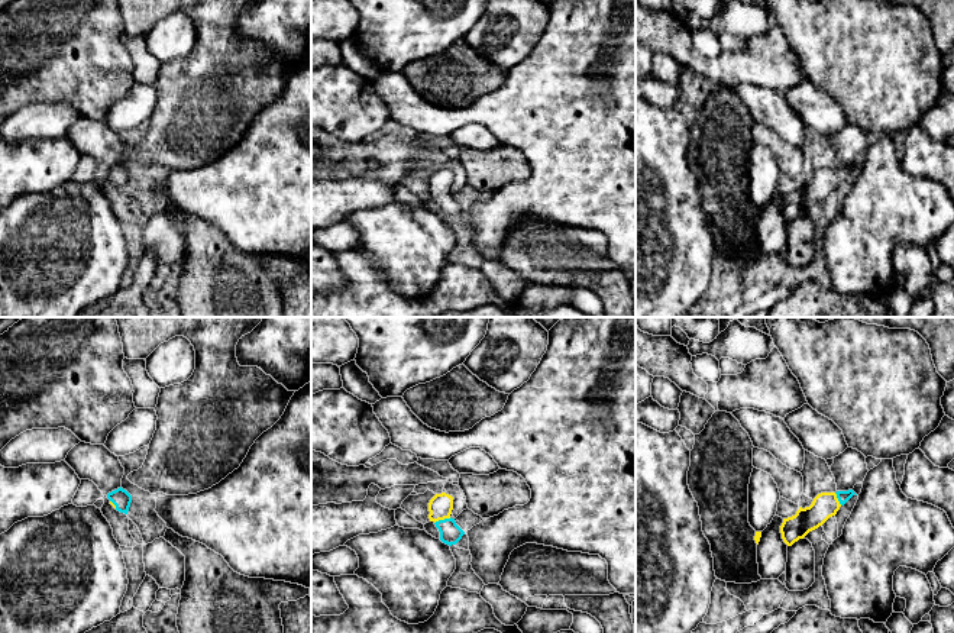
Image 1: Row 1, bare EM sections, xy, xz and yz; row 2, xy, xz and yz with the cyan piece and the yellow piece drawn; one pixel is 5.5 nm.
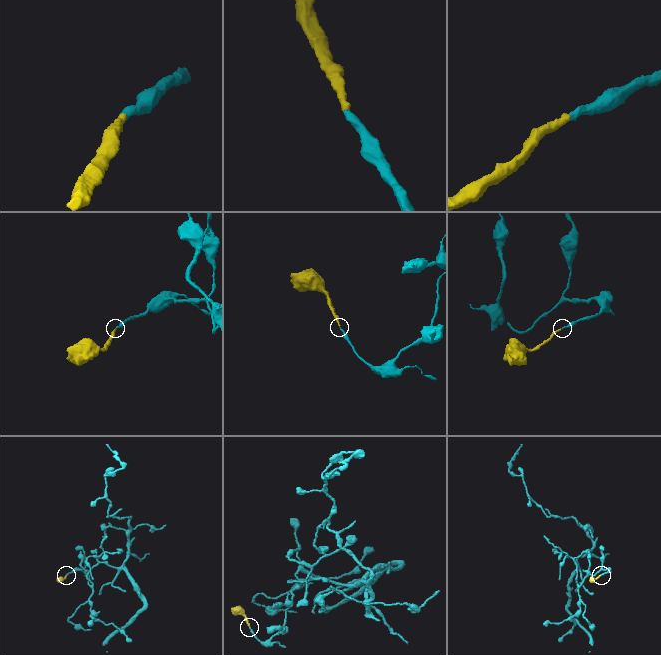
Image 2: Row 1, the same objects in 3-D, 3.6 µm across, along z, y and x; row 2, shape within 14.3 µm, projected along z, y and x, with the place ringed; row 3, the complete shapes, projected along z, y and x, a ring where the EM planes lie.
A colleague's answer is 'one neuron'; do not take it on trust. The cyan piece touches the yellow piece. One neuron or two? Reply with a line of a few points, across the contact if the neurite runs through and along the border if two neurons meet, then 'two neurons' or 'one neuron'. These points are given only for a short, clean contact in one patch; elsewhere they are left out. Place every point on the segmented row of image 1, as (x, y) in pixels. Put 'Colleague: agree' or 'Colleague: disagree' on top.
Colleague: agree
xz (450, 533), (442, 520), (440, 506) | one neuron

